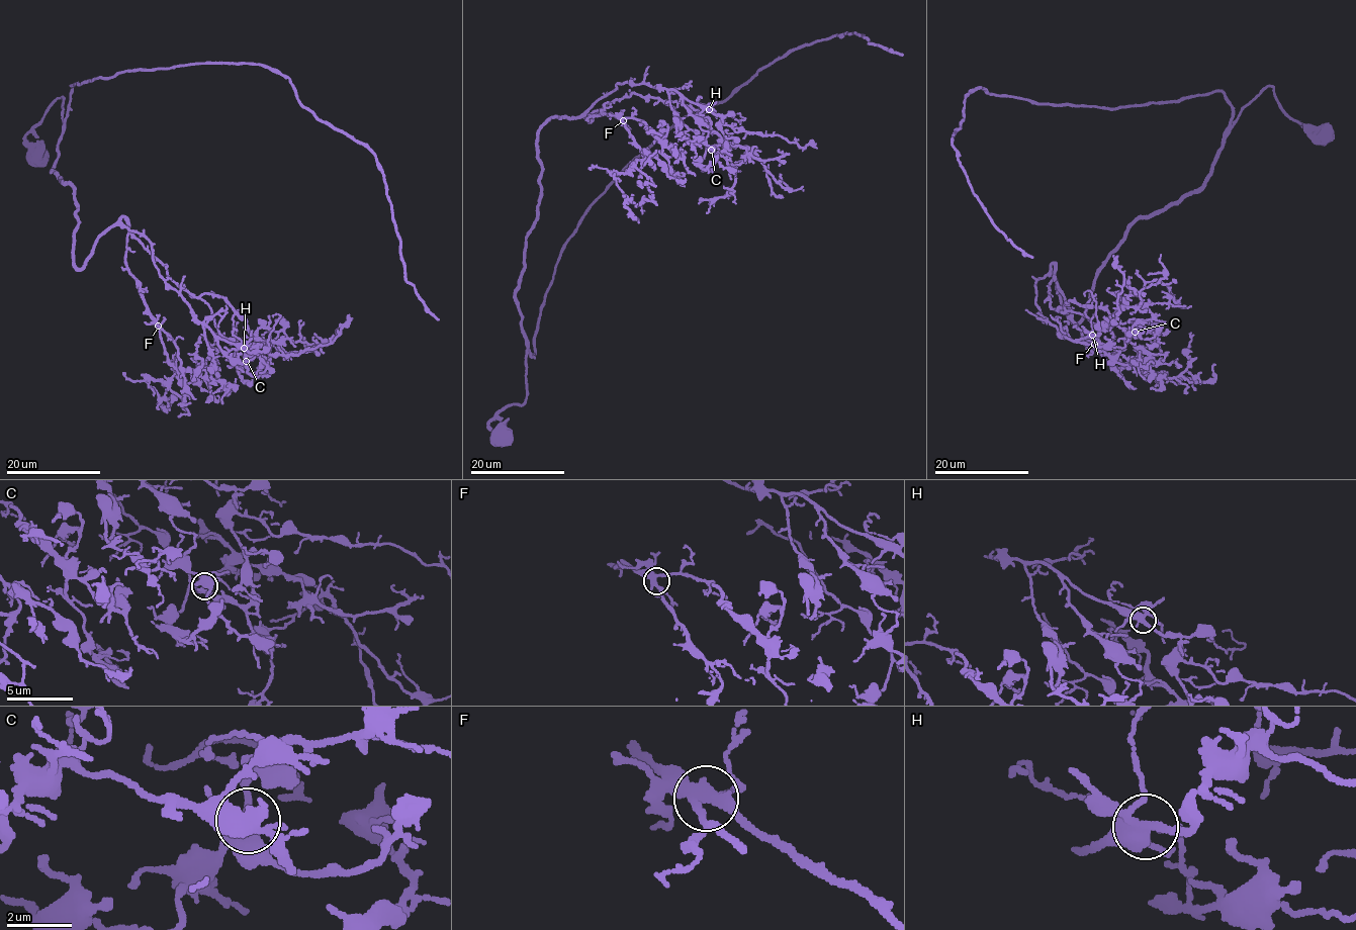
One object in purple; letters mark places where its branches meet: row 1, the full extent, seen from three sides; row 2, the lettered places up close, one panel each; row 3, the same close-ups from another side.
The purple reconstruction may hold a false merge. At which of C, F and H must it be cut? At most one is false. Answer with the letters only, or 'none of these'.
none of these

